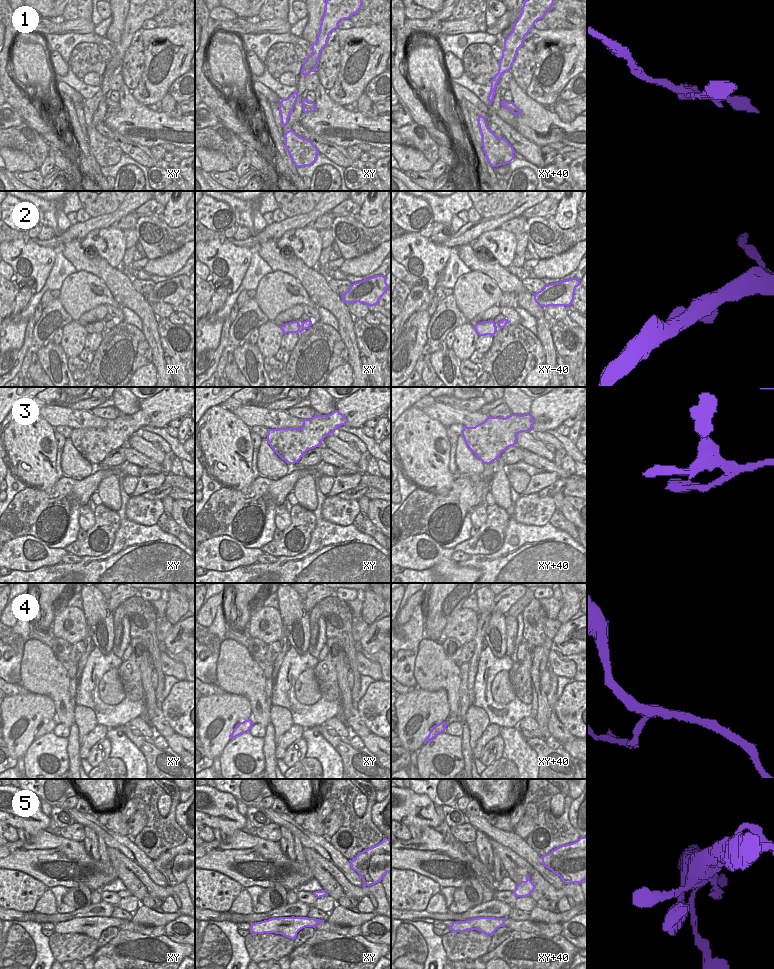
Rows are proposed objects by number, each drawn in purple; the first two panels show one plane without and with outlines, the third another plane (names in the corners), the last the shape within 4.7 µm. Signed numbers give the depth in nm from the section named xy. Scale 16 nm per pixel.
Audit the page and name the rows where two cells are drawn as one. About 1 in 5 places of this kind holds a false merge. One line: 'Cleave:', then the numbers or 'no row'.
Cleave: no row

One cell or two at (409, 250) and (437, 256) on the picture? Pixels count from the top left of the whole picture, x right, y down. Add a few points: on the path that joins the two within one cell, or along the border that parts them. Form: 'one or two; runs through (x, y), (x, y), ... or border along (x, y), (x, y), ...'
one; runs through (416, 253), (420, 256), (430, 256)

